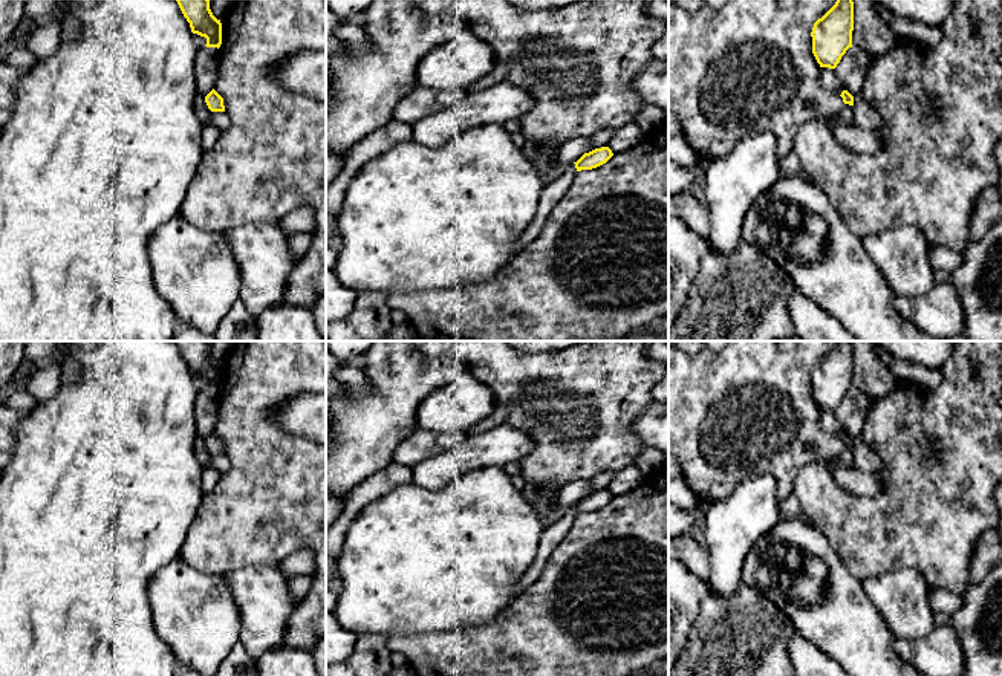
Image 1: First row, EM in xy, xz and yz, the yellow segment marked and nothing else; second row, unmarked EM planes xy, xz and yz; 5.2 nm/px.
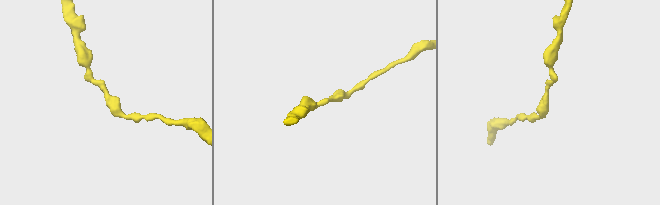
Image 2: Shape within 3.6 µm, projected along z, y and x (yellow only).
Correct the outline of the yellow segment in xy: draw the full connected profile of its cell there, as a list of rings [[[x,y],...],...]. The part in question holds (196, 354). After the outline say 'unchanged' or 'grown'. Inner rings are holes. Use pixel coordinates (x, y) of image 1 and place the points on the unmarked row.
[[[174,341],[190,366],[191,375],[207,381],[207,390],[220,390],[222,366],[211,352],[208,341]]]; unchanged

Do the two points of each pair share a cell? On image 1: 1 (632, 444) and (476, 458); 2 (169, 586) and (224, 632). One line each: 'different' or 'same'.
1: different
2: same

